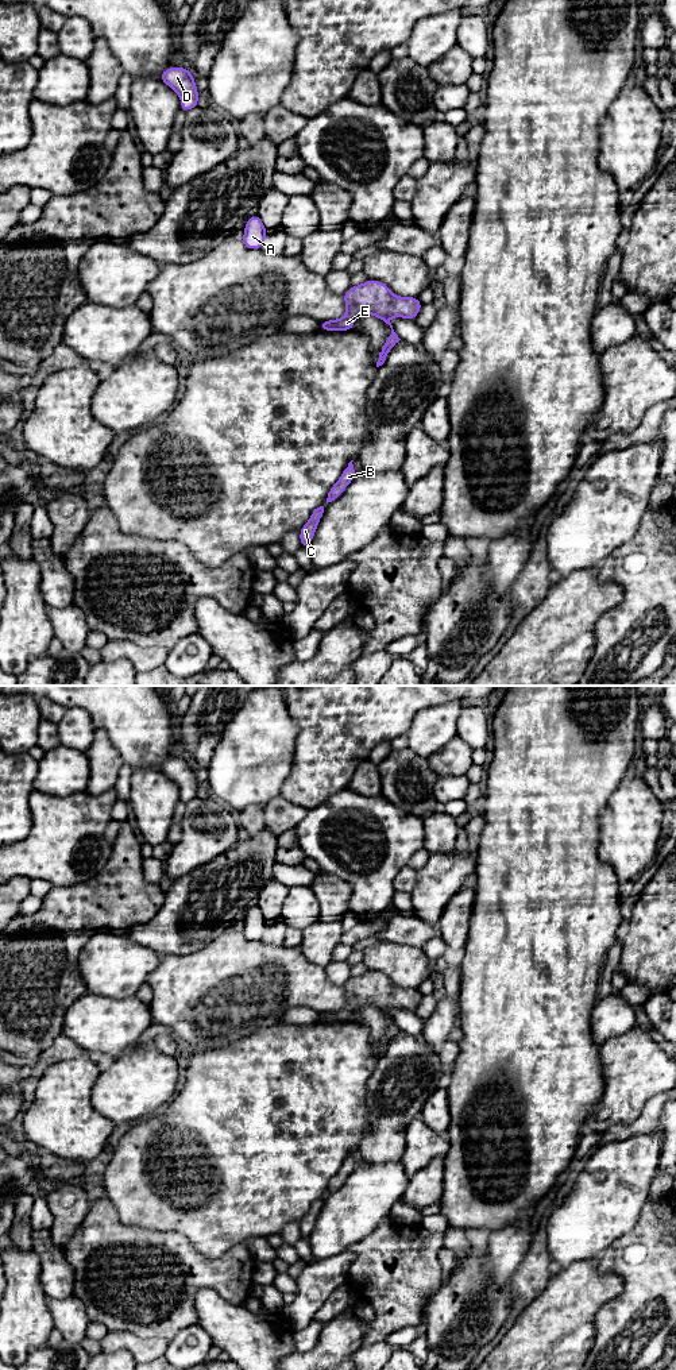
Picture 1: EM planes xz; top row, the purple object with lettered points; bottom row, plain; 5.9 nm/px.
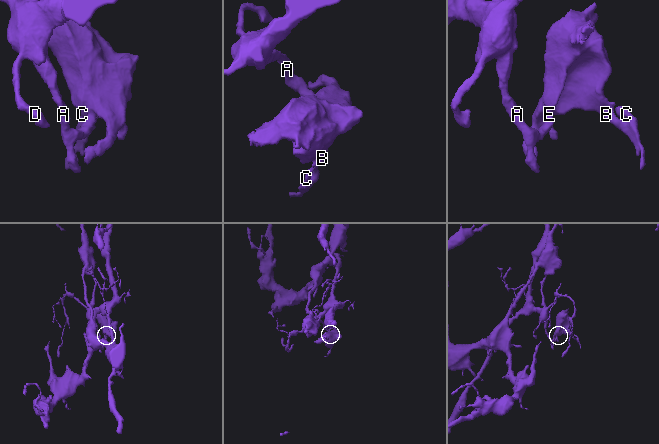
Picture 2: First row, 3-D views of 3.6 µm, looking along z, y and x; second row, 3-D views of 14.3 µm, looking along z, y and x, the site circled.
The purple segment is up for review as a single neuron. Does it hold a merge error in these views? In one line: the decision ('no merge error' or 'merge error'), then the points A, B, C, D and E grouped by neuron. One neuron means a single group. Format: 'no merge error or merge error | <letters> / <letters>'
merge error | A D / B C E

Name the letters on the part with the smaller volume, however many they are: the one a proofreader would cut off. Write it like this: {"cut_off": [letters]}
{"cut_off": ["B", "C", "E"]}

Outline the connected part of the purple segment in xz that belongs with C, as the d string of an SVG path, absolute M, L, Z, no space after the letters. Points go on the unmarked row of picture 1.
M324 1197L314 1200L308 1213L301 1219L300 1234L302 1238L309 1239L312 1230L317 1222L317 1216L322 1208L322 1204L324 1204Z

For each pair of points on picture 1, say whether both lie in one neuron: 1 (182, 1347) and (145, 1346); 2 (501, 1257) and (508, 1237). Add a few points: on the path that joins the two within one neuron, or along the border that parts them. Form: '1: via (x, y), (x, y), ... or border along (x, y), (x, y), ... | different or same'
1: border along (169, 1340), (163, 1355) | different
2: via (505, 1251), (508, 1242) | same

